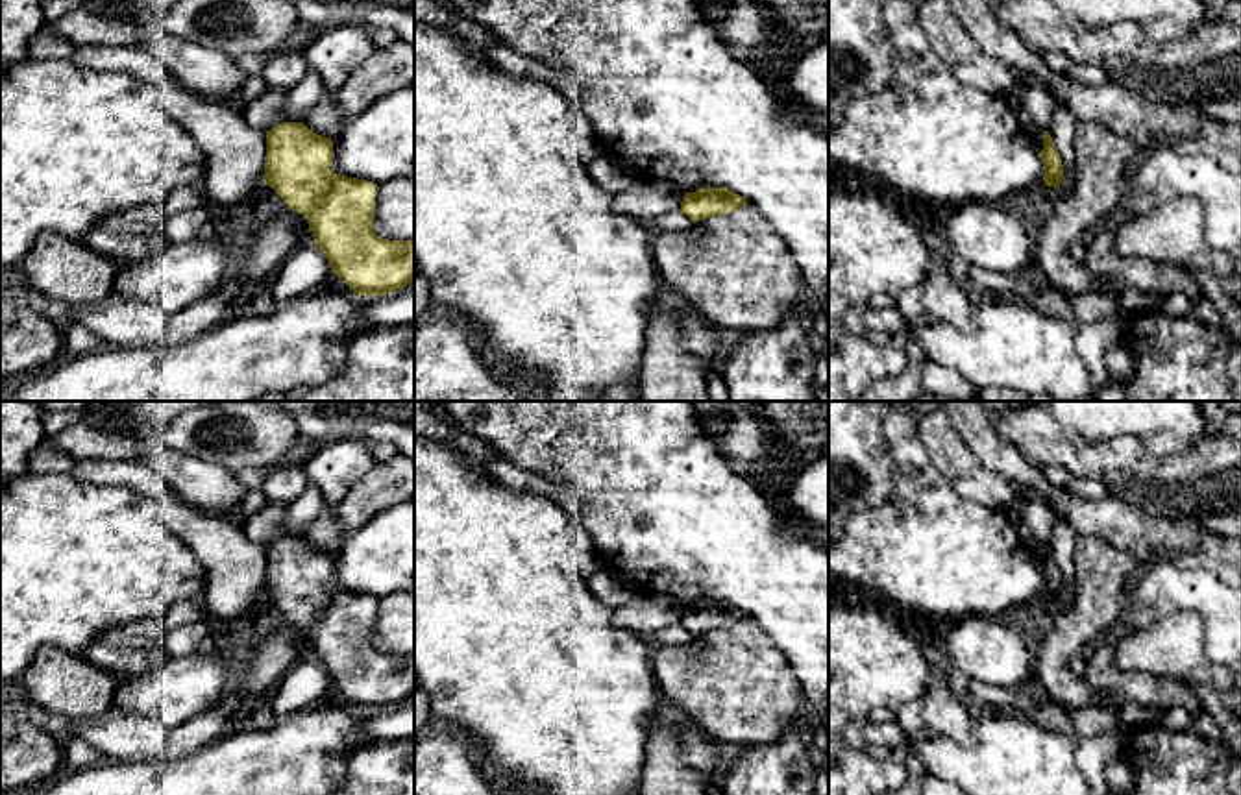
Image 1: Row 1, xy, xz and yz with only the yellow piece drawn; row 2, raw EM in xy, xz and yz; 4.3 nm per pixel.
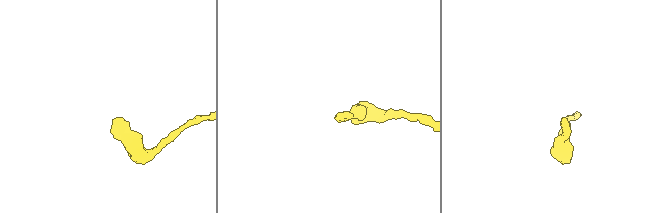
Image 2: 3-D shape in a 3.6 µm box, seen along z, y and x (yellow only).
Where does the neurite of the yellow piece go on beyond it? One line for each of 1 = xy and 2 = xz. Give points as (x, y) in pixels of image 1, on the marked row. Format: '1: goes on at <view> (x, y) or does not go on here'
1: does not go on here
2: does not go on here

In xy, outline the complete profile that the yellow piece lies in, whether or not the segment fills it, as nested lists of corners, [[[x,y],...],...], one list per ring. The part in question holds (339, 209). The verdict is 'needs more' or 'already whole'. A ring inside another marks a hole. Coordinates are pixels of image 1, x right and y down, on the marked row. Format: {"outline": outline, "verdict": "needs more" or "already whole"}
{"outline": [[[281,122],[266,131],[263,183],[272,187],[290,211],[305,216],[331,272],[357,296],[392,294],[414,283],[414,238],[388,240],[374,233],[379,187],[374,181],[333,174],[331,161],[331,137],[313,133],[303,122]]], "verdict": "already whole"}

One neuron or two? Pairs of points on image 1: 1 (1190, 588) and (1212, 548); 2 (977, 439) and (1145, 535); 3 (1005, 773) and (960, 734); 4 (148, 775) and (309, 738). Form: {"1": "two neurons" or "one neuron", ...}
{"1": "two neurons", "2": "one neuron", "3": "two neurons", "4": "one neuron"}

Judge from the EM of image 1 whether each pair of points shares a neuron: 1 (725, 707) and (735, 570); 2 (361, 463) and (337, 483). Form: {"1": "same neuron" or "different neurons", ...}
{"1": "different neurons", "2": "same neuron"}

